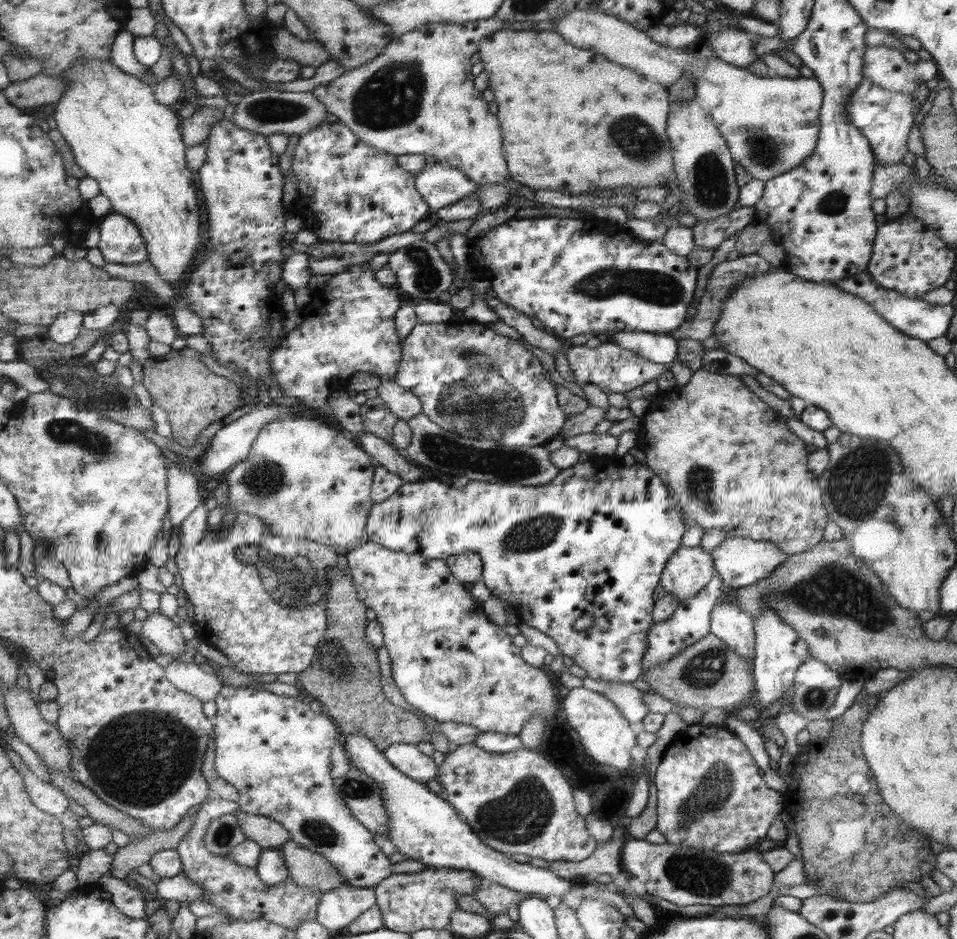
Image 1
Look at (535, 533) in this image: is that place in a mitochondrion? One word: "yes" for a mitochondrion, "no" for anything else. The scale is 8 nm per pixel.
yes

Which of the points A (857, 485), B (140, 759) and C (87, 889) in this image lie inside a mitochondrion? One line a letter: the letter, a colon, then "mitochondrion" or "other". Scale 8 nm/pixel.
A: mitochondrion
B: mitochondrion
C: other

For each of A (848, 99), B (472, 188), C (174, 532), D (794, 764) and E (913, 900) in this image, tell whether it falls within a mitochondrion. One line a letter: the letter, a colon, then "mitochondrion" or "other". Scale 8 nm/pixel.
A: other
B: other
C: other
D: other
E: other

